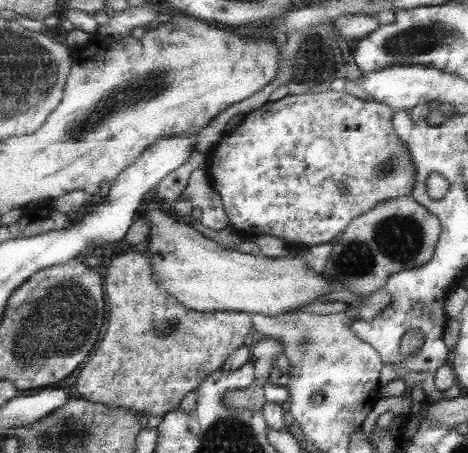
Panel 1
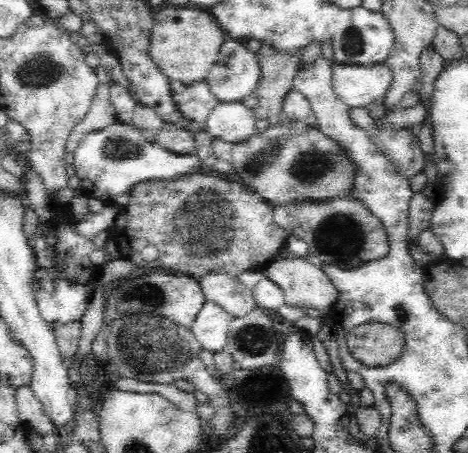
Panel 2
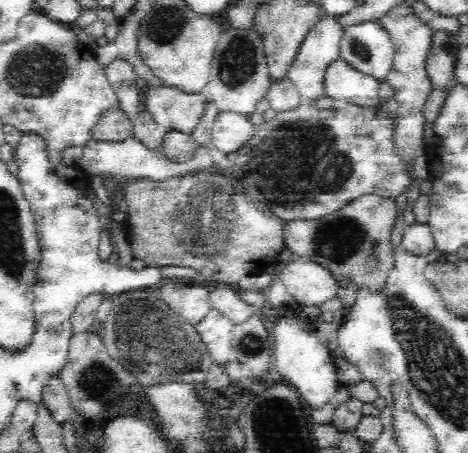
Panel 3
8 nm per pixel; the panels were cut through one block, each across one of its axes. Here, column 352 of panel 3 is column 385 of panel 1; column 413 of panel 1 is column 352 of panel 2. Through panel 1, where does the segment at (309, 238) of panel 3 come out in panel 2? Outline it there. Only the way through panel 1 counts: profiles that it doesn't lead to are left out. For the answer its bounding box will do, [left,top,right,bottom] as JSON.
[274,194,390,270]

